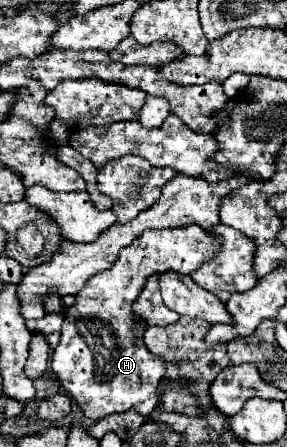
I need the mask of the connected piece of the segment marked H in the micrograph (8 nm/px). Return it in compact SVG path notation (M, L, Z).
M184 226L184 228L162 228L162 230L144 230L132 246L126 246L112 268L96 274L86 282L86 286L78 292L76 304L68 308L64 324L62 324L62 336L58 346L52 352L52 370L56 372L62 388L66 394L82 408L86 418L100 420L114 412L126 412L130 408L138 410L142 416L148 416L158 406L158 382L162 380L162 374L166 374L166 366L162 366L162 358L156 354L150 354L146 346L142 344L142 332L144 328L138 328L138 324L132 318L132 304L142 292L142 286L146 284L146 278L150 278L156 272L174 270L178 274L192 274L202 262L216 256L220 242L212 238L206 230L200 226Z

